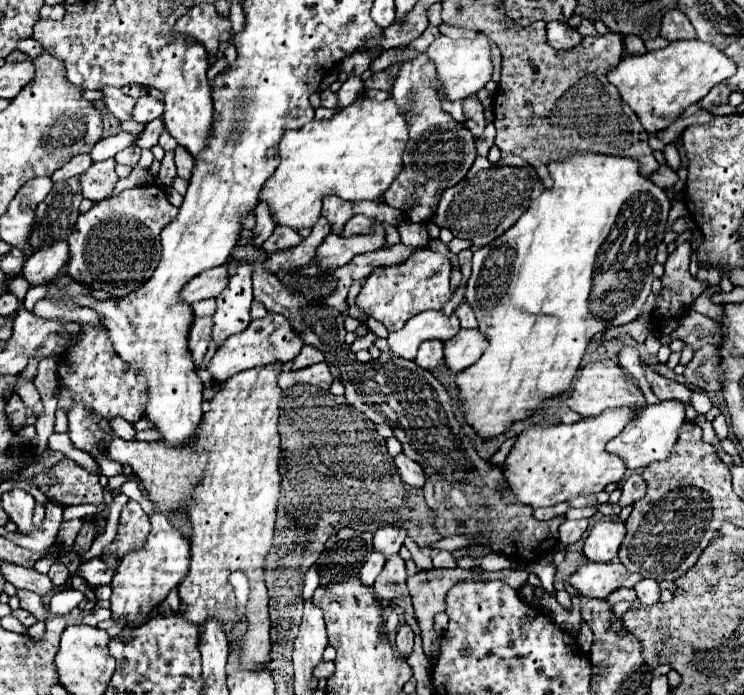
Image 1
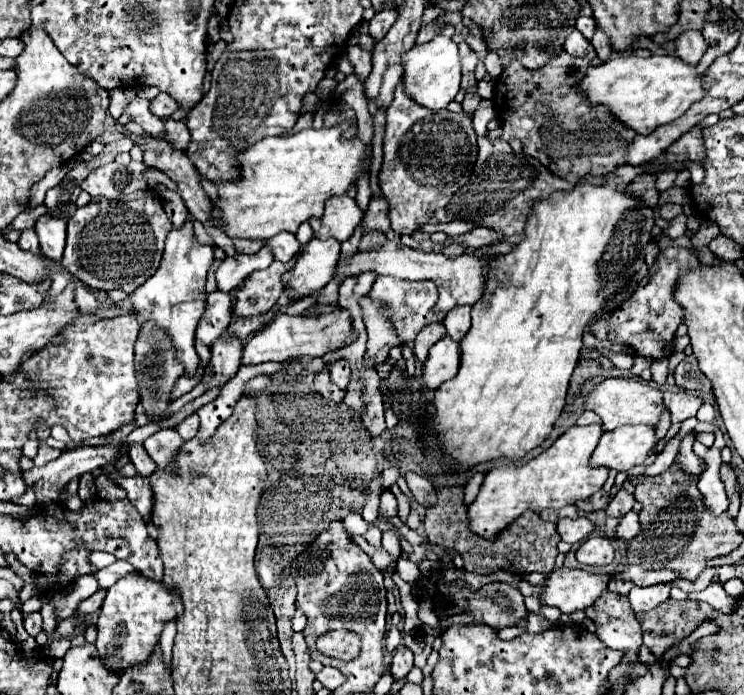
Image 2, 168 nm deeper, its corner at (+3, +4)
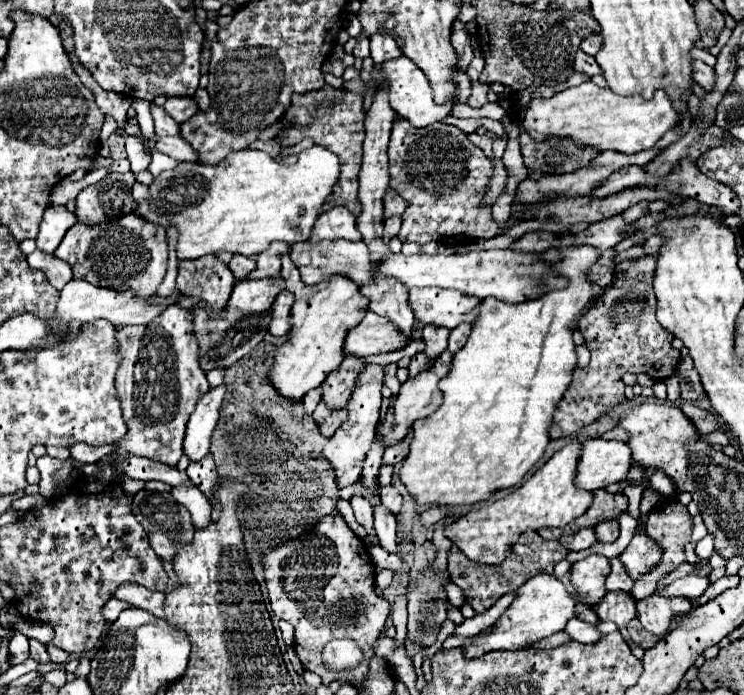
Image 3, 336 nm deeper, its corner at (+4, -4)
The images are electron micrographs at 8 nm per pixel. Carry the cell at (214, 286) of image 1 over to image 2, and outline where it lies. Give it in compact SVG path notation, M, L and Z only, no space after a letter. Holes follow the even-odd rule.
M264 245L256 255L250 255L250 257L244 257L244 255L226 257L220 269L216 271L216 285L218 289L228 293L234 287L238 287L250 273L258 269L266 269L272 261L274 261L274 253L268 245Z

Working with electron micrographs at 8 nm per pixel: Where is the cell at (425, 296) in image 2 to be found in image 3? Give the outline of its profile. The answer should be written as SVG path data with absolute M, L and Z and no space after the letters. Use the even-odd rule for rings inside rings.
M409 289L409 305L415 313L415 321L423 325L439 325L453 329L459 323L473 323L479 303L481 299L461 295L453 289Z

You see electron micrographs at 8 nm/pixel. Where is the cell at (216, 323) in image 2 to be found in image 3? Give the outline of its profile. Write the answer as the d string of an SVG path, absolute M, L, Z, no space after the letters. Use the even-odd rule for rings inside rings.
M215 255L183 259L179 263L177 289L187 297L199 297L197 305L203 305L209 317L219 317L225 311L233 285L233 273Z

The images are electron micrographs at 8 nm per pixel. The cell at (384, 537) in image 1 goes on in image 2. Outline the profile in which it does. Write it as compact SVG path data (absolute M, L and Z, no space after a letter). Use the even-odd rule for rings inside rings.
M384 491L382 493L382 503L380 503L380 509L388 515L396 515L398 513L398 505L396 505L396 497L390 493L390 491Z

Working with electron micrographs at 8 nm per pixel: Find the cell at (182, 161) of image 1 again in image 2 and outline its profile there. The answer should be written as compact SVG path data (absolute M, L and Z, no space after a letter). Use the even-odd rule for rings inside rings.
M168 119L166 123L166 131L168 131L168 143L180 151L186 151L186 145L190 141L190 133L188 133L188 127L184 121L174 121L174 119Z

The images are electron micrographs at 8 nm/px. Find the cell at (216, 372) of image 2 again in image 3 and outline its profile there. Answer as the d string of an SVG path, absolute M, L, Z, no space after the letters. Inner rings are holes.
M225 385L211 387L207 389L207 393L199 397L197 407L187 421L187 433L183 443L183 451L185 455L189 455L191 461L199 461L209 453L211 435L219 421L223 399L225 399Z

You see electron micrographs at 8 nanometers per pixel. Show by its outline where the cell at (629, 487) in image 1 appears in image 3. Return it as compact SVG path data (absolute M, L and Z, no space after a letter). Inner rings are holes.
M601 521L601 525L595 527L595 533L597 533L597 541L601 543L615 541L619 537L619 521Z

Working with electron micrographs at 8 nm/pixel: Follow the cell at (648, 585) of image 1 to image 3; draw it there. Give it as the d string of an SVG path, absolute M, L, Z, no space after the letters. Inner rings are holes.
M651 595L641 601L635 601L635 607L637 607L637 615L639 615L641 625L649 633L655 633L655 635L661 635L667 631L667 625L675 613L683 613L683 611L693 609L693 605L687 599L659 597L659 595Z

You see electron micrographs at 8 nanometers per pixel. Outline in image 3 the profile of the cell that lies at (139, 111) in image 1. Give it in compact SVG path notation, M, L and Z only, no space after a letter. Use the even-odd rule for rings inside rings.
M171 97L171 99L165 101L163 109L165 109L165 113L169 113L177 123L187 121L191 115L195 115L195 113L199 111L193 97Z

